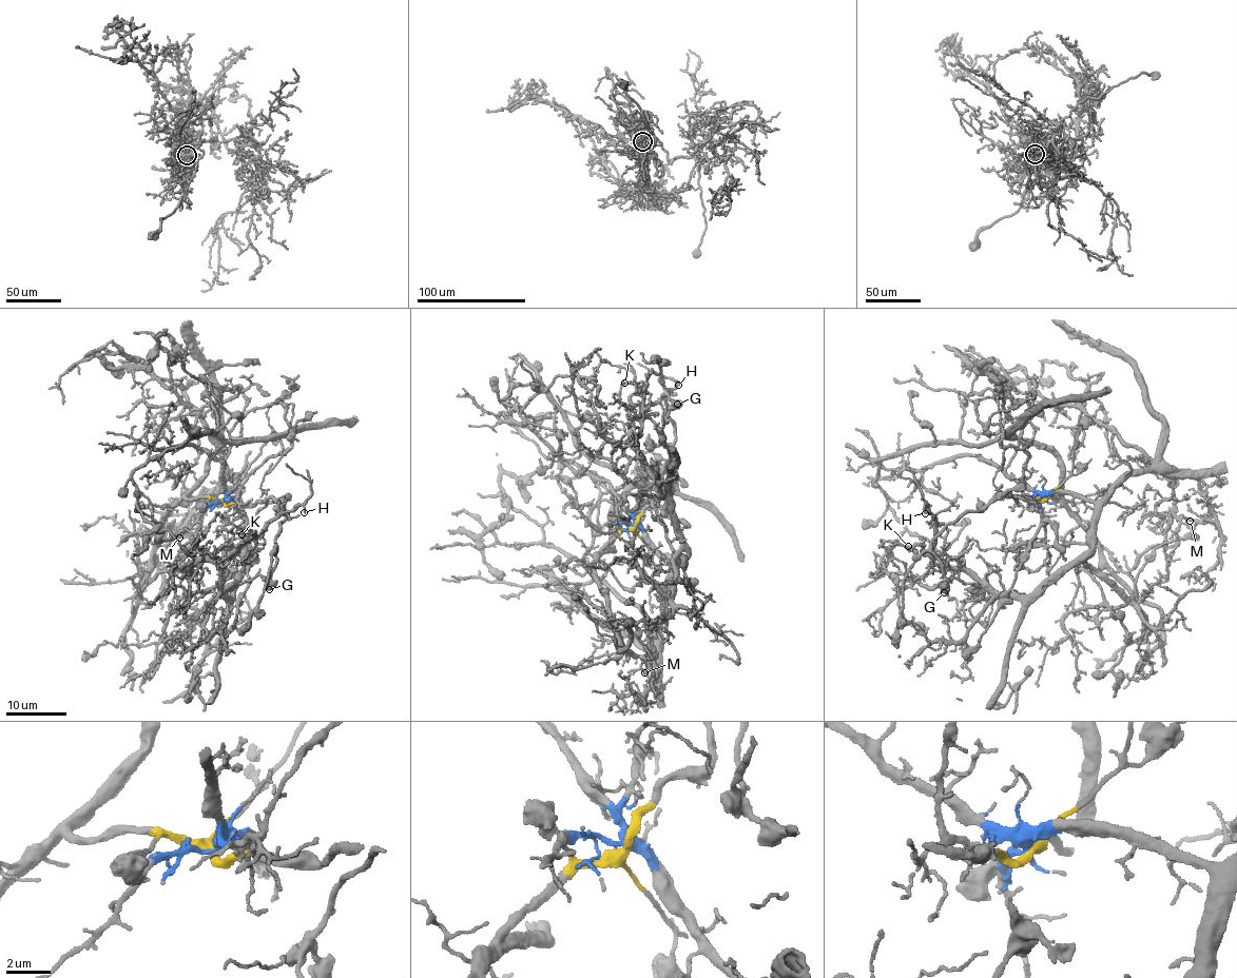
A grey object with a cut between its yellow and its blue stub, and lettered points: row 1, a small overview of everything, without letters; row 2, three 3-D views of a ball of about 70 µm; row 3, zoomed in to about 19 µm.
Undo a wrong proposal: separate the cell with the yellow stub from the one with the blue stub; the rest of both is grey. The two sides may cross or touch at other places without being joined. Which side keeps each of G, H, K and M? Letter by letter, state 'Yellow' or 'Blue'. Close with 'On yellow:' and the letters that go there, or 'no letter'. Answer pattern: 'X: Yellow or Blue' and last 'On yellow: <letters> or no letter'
G: Yellow
H: Blue
K: Blue
M: Blue
On yellow: G

